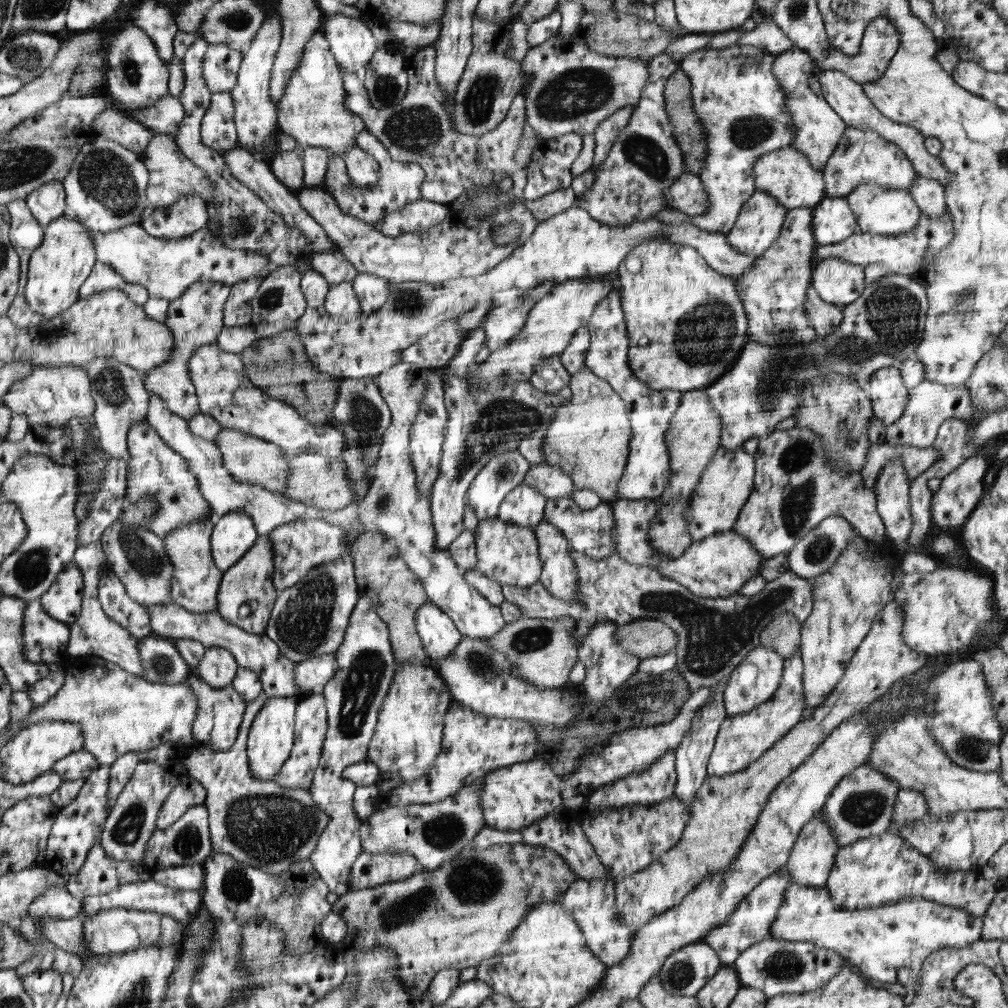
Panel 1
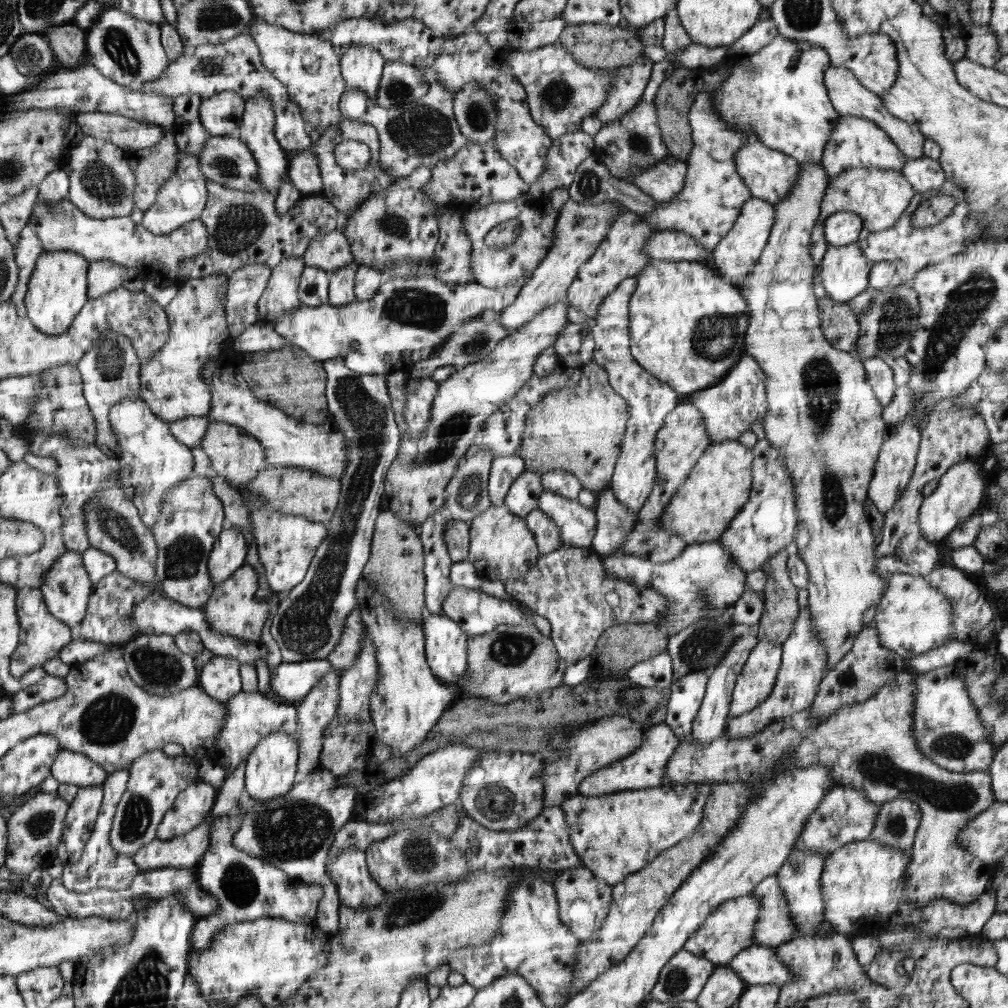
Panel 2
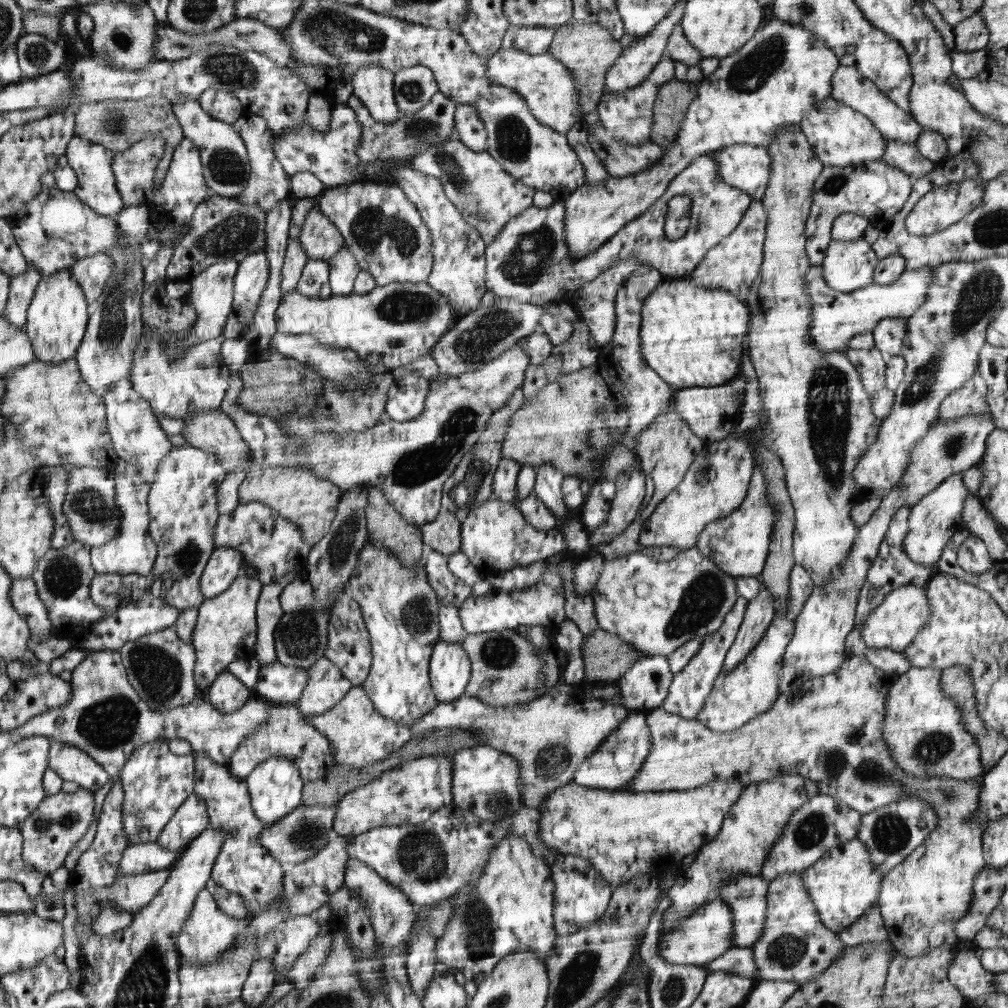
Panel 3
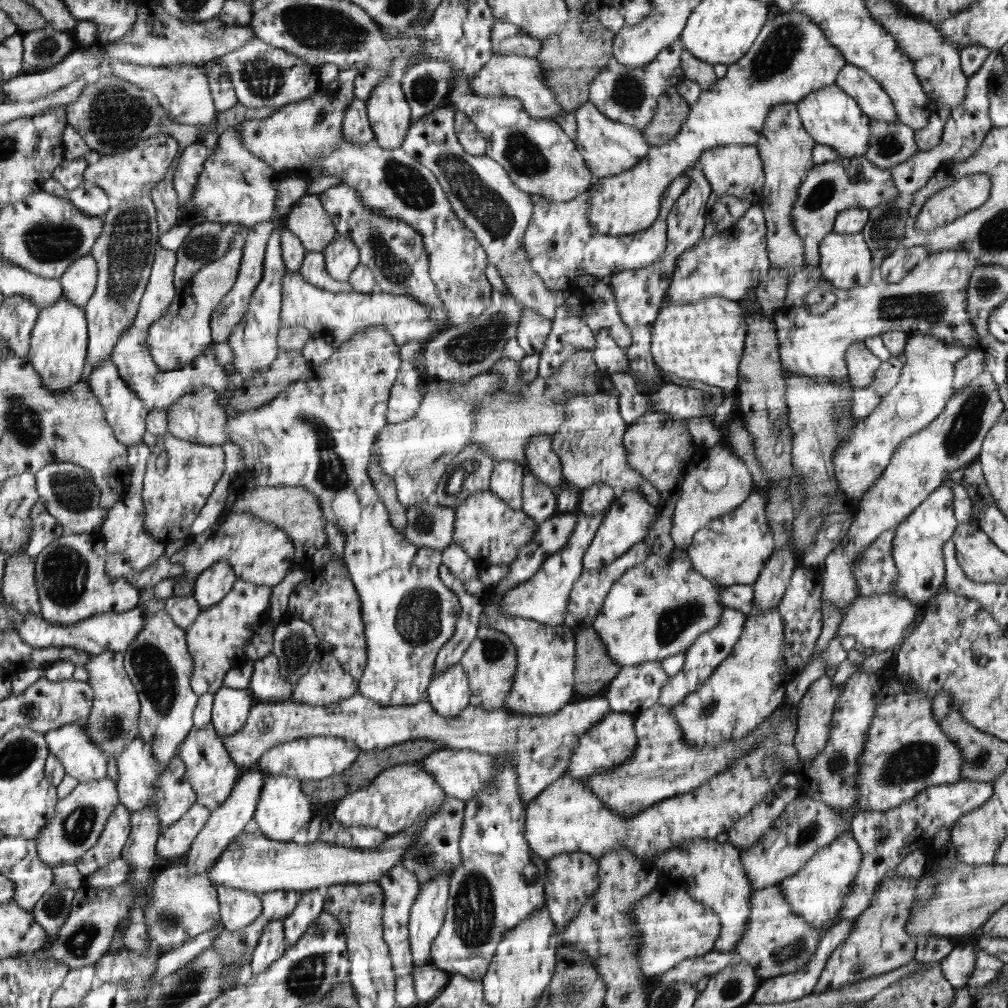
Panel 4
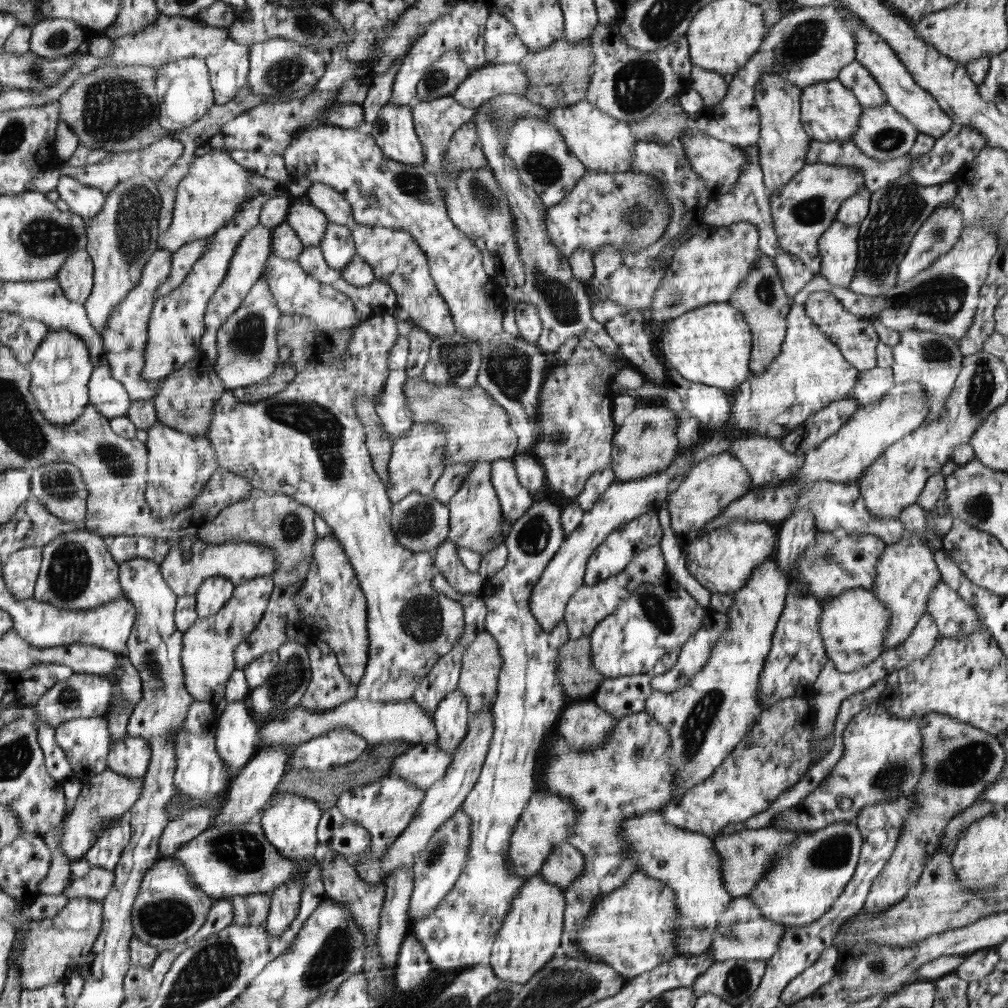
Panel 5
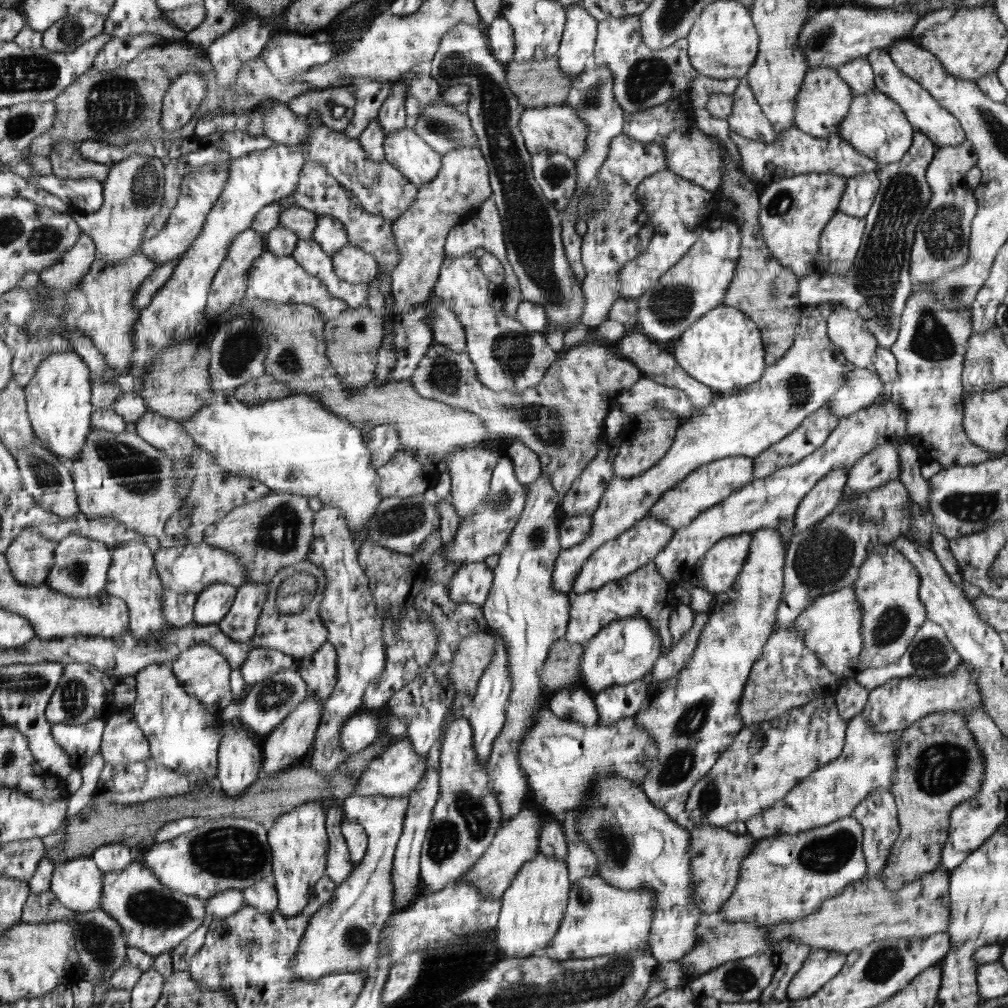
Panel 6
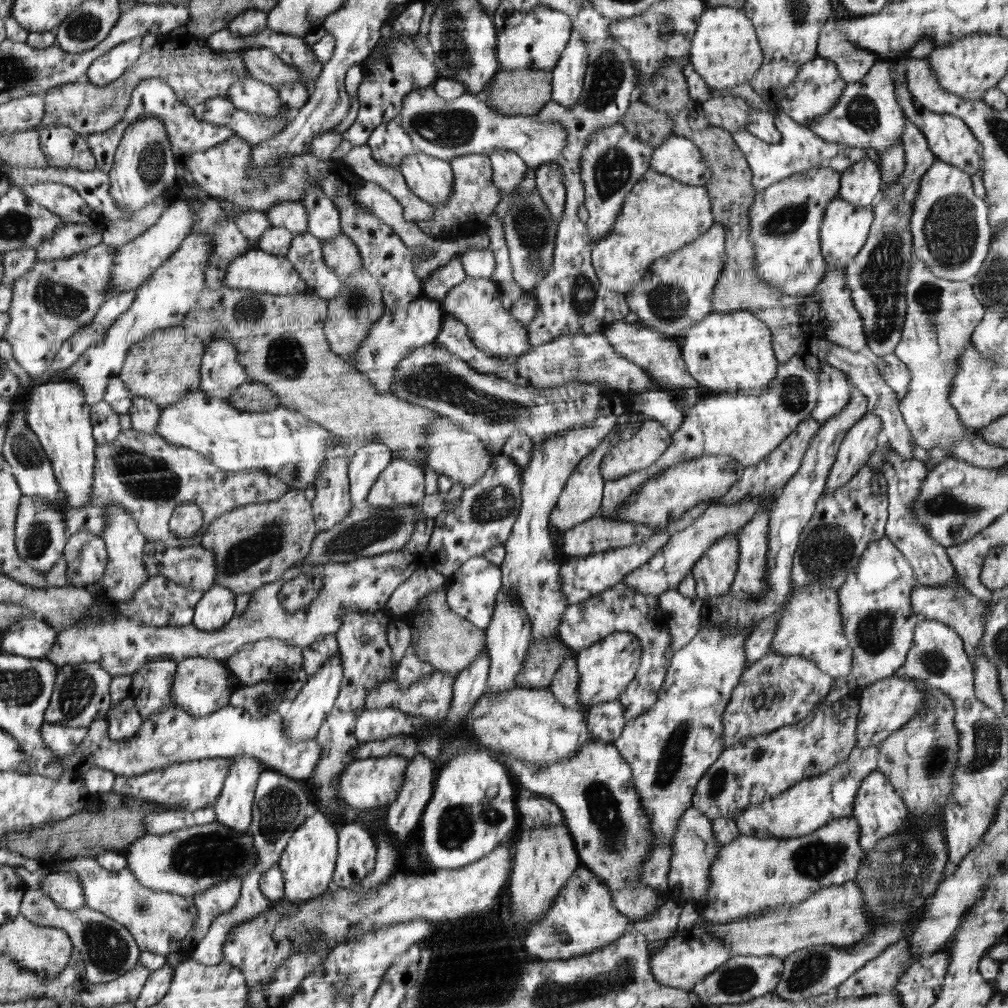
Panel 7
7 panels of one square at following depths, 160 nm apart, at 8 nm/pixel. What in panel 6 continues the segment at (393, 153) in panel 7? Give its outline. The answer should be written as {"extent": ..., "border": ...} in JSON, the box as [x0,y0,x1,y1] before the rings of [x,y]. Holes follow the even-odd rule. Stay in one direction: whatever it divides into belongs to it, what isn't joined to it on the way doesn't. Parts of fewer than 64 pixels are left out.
{"extent":[377,84,411,136],"border":[[[396,84],[382,103],[377,116],[385,136],[411,125],[405,102],[407,102],[406,84]]]}

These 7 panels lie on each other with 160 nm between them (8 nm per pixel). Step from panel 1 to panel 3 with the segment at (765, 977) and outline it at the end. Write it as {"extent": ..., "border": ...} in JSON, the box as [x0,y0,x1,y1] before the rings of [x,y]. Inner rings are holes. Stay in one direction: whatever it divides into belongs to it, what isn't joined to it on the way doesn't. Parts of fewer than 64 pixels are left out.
{"extent":[703,947,758,980],"border":[[[732,947],[724,952],[724,955],[703,967],[704,970],[707,970],[707,974],[722,971],[733,973],[743,978],[758,980],[758,970],[756,970],[752,953],[752,948]]]}

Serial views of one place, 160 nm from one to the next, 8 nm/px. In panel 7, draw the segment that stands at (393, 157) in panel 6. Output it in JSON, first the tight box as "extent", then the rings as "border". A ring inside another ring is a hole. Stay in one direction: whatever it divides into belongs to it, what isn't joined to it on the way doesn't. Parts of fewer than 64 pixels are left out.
{"extent":[399,150,455,206],"border":[[[416,150],[399,162],[399,170],[418,198],[432,206],[447,203],[455,180],[450,162]]]}

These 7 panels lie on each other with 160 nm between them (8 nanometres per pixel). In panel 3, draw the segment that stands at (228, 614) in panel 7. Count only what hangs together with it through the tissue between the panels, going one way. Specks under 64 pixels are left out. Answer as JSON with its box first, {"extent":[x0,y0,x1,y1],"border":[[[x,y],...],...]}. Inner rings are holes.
{"extent":[201,547,242,600],"border":[[[215,547],[201,577],[201,591],[206,600],[222,595],[242,568],[242,556],[232,547]]]}

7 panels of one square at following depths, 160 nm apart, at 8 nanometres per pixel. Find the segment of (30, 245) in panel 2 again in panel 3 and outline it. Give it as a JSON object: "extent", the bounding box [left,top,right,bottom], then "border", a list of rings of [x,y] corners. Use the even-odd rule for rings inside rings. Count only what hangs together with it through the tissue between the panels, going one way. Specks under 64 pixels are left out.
{"extent":[3,261,41,327],"border":[[[27,261],[27,271],[11,279],[10,298],[3,315],[17,327],[27,323],[27,310],[41,277],[38,267]]]}

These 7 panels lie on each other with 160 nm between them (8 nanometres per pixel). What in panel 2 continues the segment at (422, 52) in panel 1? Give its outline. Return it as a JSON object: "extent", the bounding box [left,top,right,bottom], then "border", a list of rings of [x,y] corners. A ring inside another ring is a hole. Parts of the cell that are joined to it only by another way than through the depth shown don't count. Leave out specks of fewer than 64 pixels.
{"extent":[339,68,472,178],"border":[[[421,68],[424,79],[428,83],[425,98],[406,106],[387,109],[376,105],[362,90],[348,87],[346,94],[340,99],[339,108],[343,118],[371,124],[379,134],[380,164],[388,177],[402,178],[412,174],[420,166],[435,166],[440,160],[452,159],[462,148],[472,145],[464,136],[456,121],[454,111],[455,94],[446,90],[438,80],[432,68]]]}

